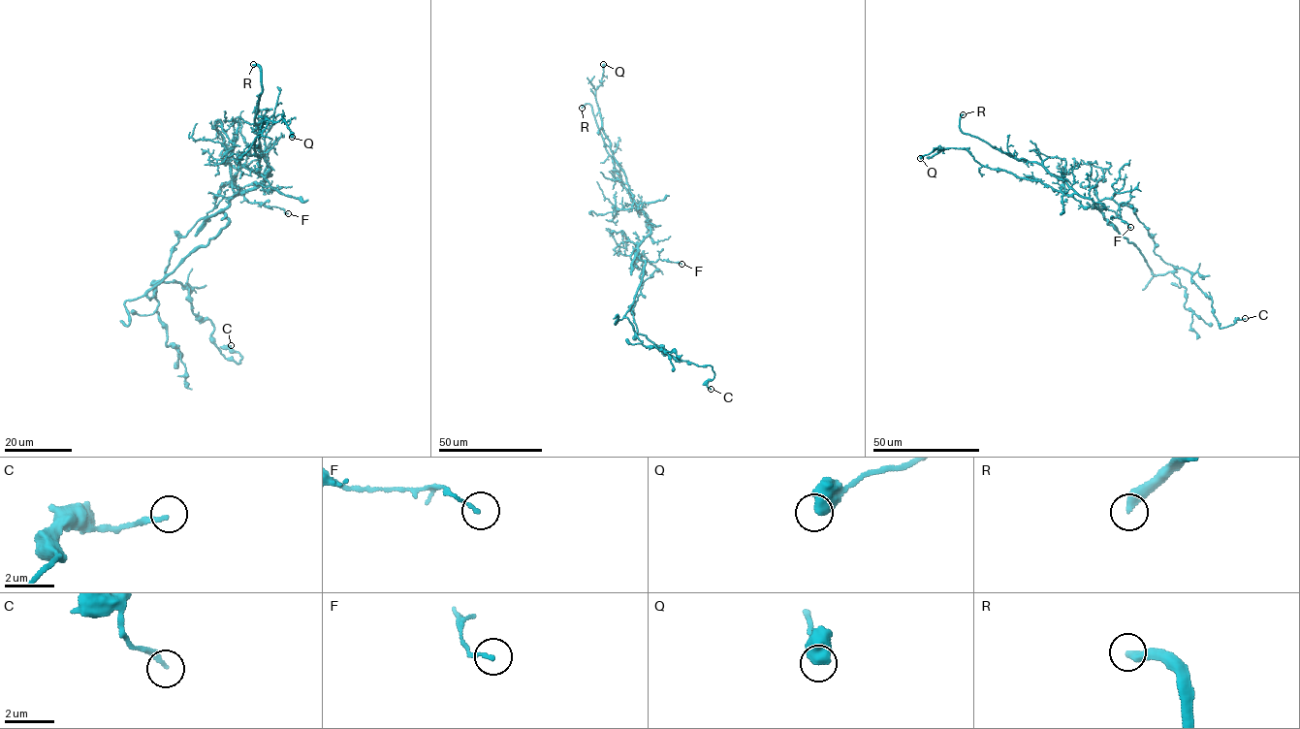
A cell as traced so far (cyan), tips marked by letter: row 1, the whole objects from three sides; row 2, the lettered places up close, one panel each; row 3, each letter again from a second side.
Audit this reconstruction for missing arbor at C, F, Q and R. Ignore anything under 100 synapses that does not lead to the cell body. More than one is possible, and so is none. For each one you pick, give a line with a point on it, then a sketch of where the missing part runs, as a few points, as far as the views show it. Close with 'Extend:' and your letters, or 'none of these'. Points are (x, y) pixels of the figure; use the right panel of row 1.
R: place (963, 114); course (963, 114), (966, 111), (959, 109), (972, 106), (979, 93)
Extend: R

